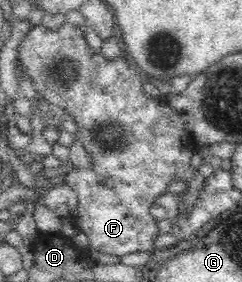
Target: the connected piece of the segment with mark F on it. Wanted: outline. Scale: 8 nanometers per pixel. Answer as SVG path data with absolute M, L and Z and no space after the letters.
M68 21L58 29L48 29L41 24L32 27L23 36L17 50L17 65L32 79L36 93L54 110L65 111L72 120L74 118L78 127L75 140L91 158L89 167L68 166L61 170L59 177L59 182L68 185L78 196L79 204L72 217L88 236L90 250L120 257L138 250L154 252L154 240L161 233L156 224L158 221L151 219L149 209L154 206L156 198L167 192L167 184L172 179L186 180L188 192L178 202L177 218L178 215L188 217L205 183L198 169L190 165L190 158L199 146L184 127L180 116L165 98L149 99L143 94L143 84L126 55L107 60L100 52L95 54L88 47L84 30Z

